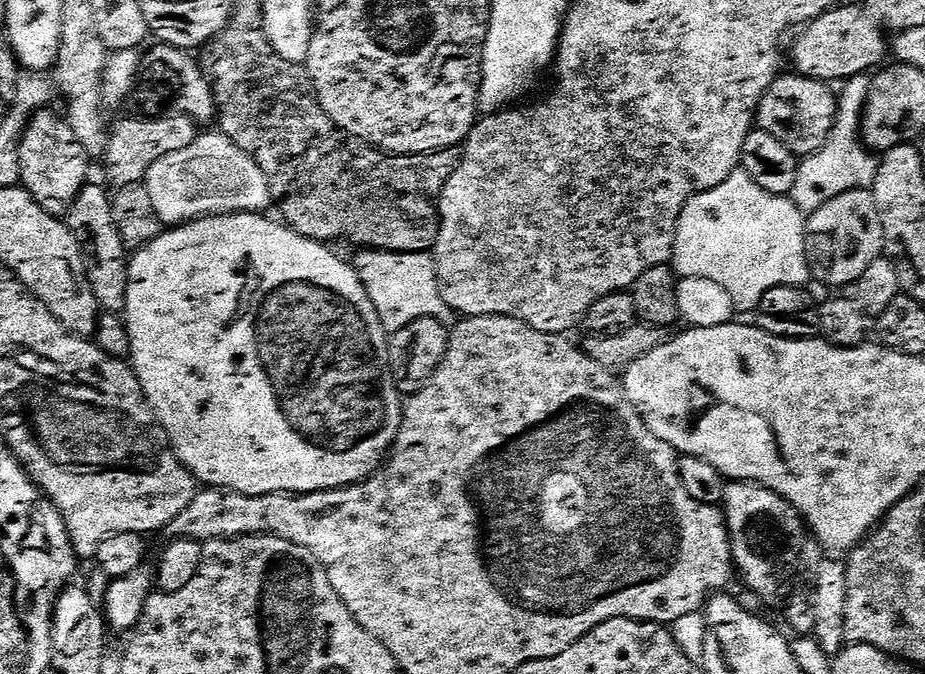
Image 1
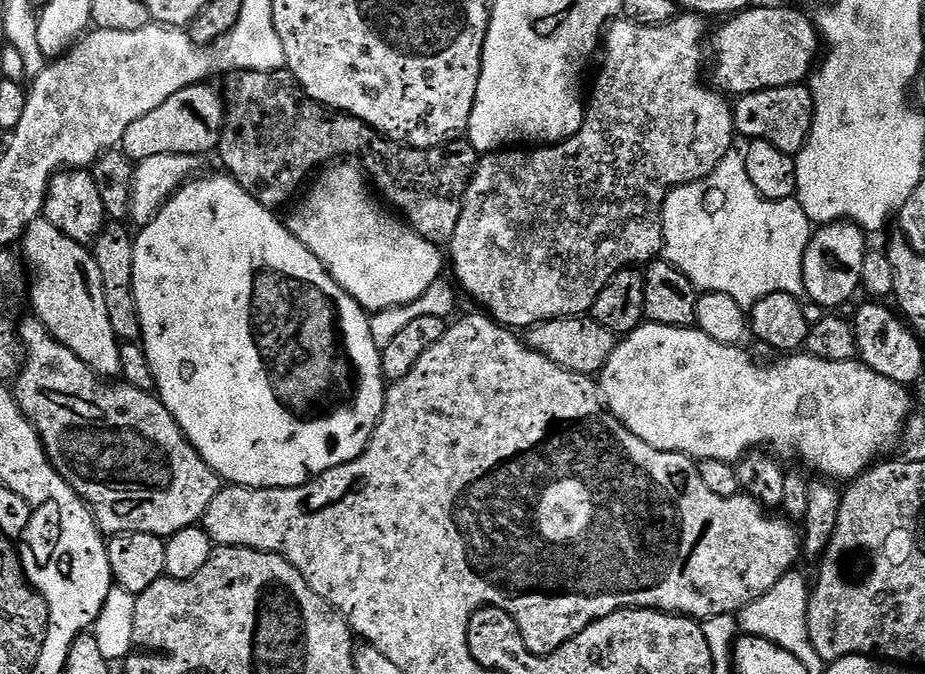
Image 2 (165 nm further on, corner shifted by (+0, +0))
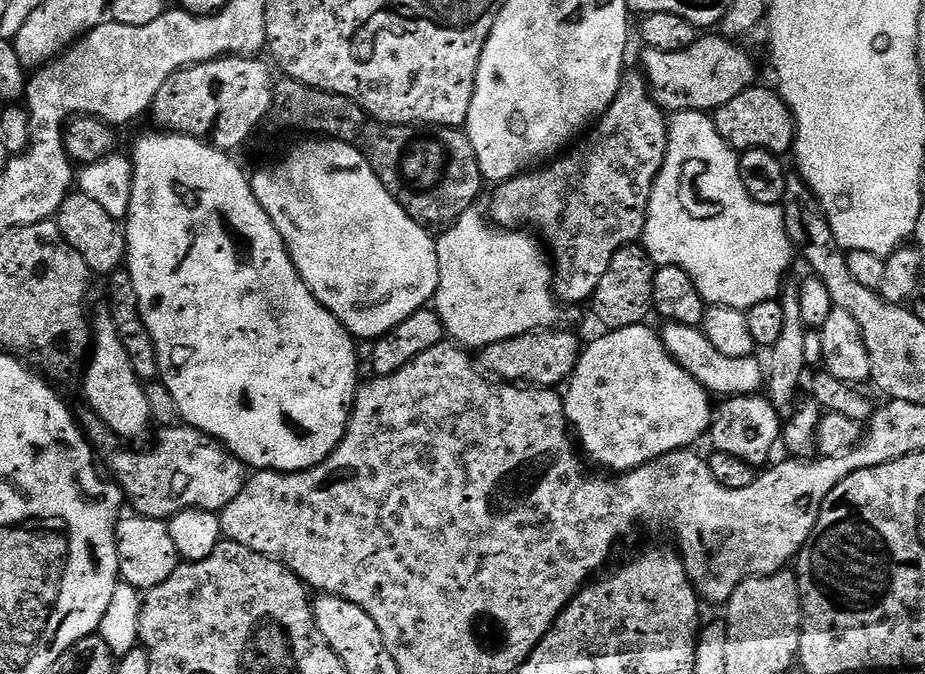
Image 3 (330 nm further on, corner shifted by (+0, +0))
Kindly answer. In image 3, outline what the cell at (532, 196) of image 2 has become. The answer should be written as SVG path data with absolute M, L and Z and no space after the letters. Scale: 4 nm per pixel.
M625 71L614 102L575 147L547 166L495 185L492 212L490 208L491 223L501 230L535 230L539 233L539 239L546 245L554 265L556 299L561 305L587 305L598 290L598 282L602 282L602 274L610 270L614 254L643 237L650 194L668 149L668 122L664 109L653 102L643 75L639 71Z

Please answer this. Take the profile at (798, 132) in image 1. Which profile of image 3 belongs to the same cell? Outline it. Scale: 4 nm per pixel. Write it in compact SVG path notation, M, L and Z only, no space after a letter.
M775 87L747 88L738 98L730 98L726 106L716 109L714 119L718 134L737 153L746 150L766 150L777 154L791 153L796 143L796 120L792 116L790 106Z

